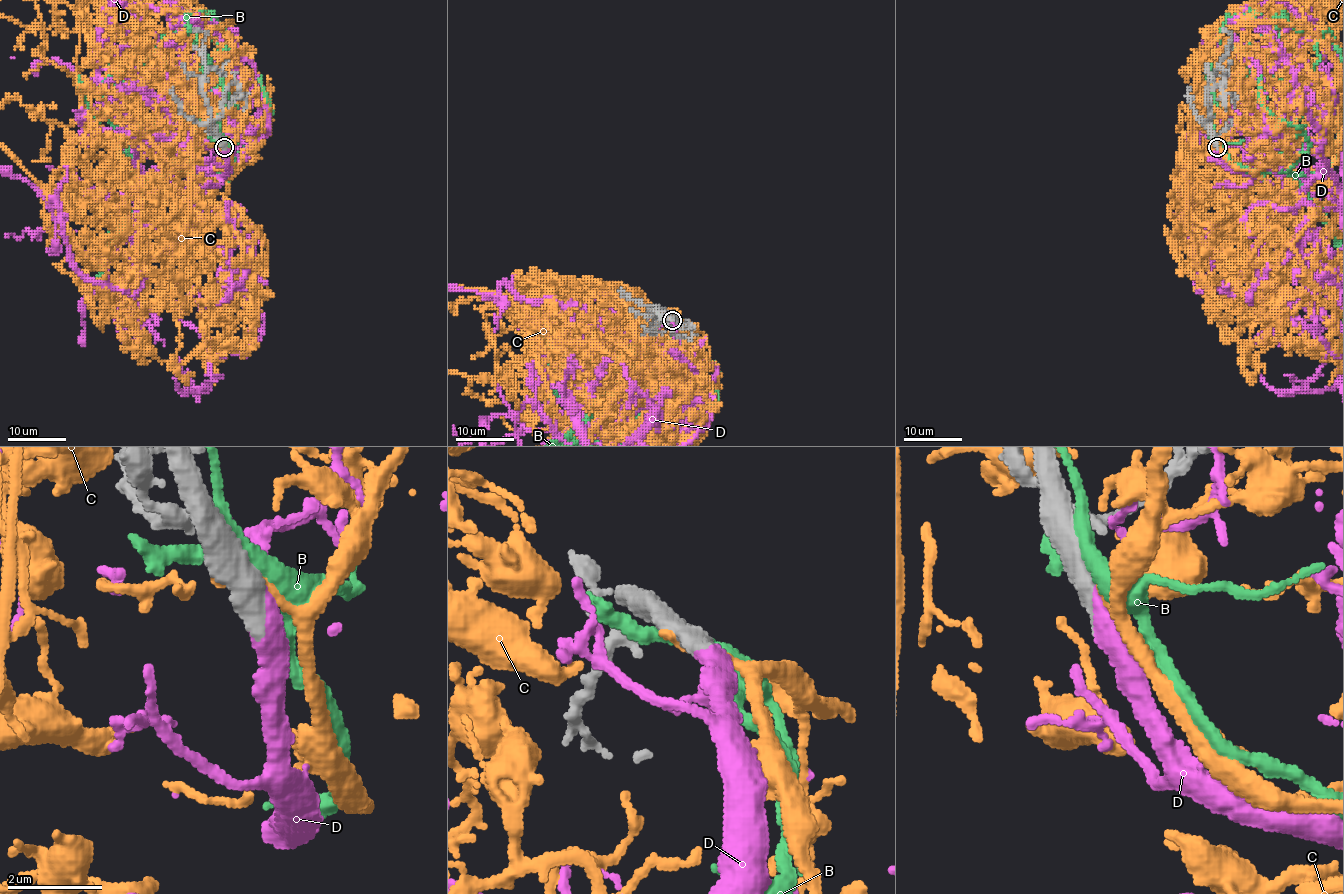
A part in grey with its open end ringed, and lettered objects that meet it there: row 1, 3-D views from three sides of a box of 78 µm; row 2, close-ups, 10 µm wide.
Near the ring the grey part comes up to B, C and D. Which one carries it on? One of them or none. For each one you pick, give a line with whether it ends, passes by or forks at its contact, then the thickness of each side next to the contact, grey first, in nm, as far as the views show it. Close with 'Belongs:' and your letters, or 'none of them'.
D: it passes by; calibres 550 and 400 nm
Belongs: D

